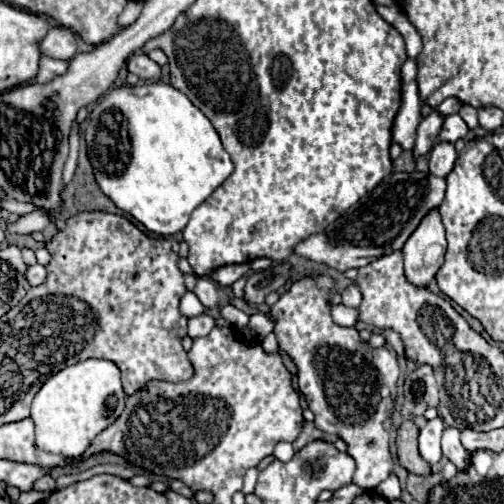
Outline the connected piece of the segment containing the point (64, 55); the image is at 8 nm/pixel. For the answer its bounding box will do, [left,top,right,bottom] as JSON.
[40,26,76,60]

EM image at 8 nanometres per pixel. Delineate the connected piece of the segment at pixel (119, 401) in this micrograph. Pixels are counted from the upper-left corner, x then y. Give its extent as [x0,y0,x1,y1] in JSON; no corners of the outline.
[32,360,126,458]

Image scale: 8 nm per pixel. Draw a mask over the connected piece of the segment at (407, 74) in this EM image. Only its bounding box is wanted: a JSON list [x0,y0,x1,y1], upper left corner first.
[392,60,422,150]

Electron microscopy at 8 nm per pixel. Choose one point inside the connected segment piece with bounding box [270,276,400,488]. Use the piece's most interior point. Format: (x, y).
(350, 386)

